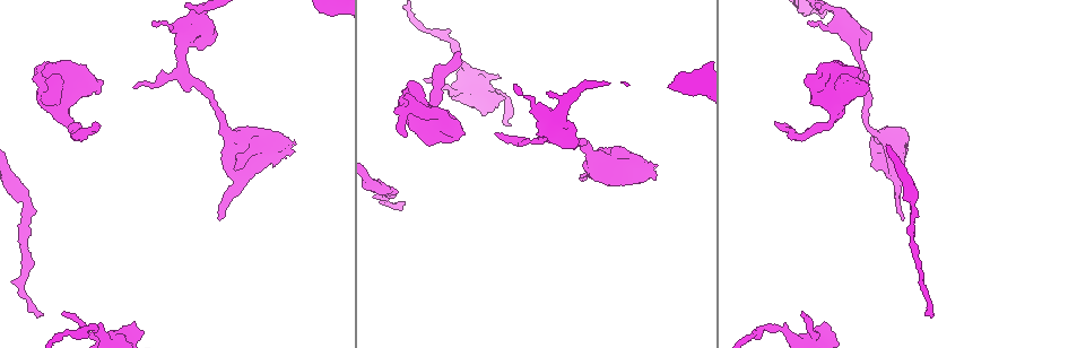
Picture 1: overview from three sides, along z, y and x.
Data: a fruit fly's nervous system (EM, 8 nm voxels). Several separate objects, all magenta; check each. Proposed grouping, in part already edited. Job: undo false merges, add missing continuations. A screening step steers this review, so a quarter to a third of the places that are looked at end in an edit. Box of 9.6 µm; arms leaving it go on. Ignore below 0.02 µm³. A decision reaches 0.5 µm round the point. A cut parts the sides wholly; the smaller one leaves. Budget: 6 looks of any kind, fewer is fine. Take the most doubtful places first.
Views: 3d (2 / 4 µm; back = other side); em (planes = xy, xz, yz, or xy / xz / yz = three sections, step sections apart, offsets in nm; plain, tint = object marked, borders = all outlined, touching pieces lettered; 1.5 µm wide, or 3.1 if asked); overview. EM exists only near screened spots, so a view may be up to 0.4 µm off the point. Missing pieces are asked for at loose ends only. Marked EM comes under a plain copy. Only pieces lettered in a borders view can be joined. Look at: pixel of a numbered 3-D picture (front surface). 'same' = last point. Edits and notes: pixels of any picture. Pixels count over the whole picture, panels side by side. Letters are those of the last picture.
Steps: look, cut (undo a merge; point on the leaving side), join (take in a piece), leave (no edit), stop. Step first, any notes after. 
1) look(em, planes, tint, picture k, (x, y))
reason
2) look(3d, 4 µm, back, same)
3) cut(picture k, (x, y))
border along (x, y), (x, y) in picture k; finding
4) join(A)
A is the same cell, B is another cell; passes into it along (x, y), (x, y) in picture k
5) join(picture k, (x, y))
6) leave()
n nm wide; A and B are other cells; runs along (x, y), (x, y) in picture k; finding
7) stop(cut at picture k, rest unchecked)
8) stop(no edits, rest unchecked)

look(em, planes, borders, picture 1, (404, 203))
thin end

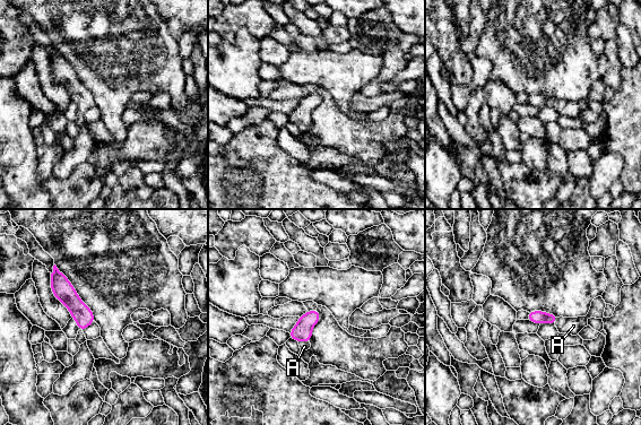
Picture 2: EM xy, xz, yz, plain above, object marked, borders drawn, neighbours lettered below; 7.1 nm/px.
join(A)
A is the same cell; passes into it along (302, 331), (304, 340), (304, 346) in picture 2; the neuron continues

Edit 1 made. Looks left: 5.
look(overview)
see it whole again

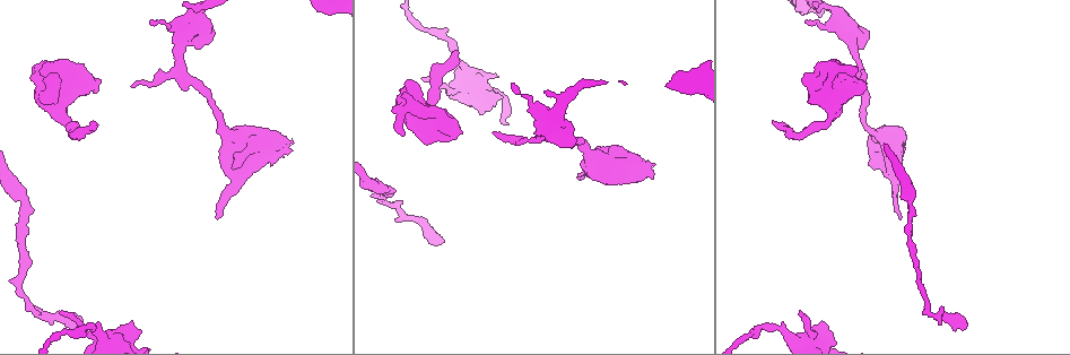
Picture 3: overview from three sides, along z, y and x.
look(3d, 2 µm, picture 3, (289, 149))

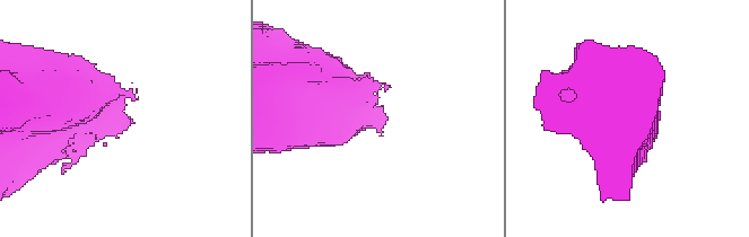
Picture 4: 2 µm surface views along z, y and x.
look(em, xz, step 8, tint, picture 4, (131, 118))
need the tissue

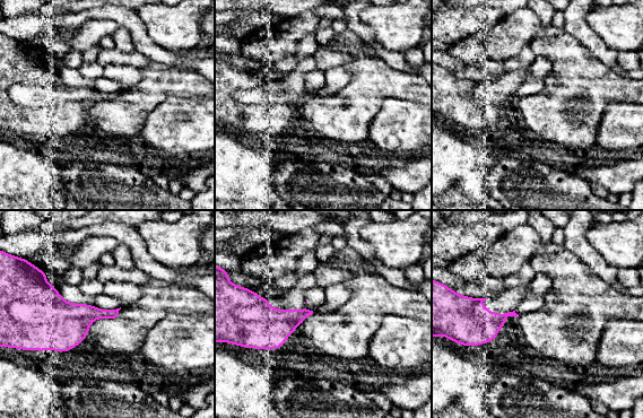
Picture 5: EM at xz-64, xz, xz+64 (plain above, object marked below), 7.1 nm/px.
look(em, planes, borders, same)
cut it another way

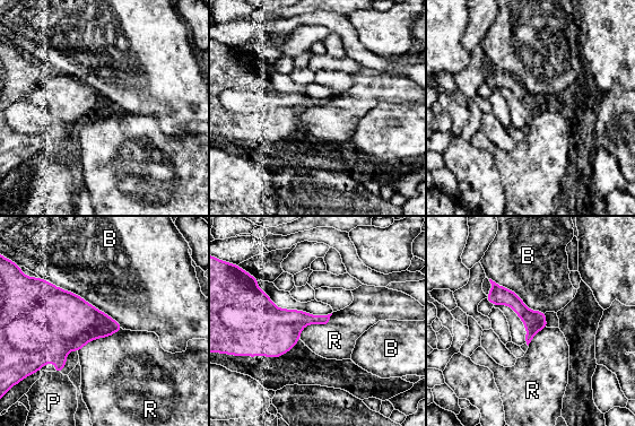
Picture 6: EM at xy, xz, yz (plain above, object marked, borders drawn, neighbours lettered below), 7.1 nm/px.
leave()
B, P and R are other cells; border along (53, 284), (80, 295), (123, 329) in picture 6; none of them fits

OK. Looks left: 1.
stop(join at picture 2, rest unchecked)

